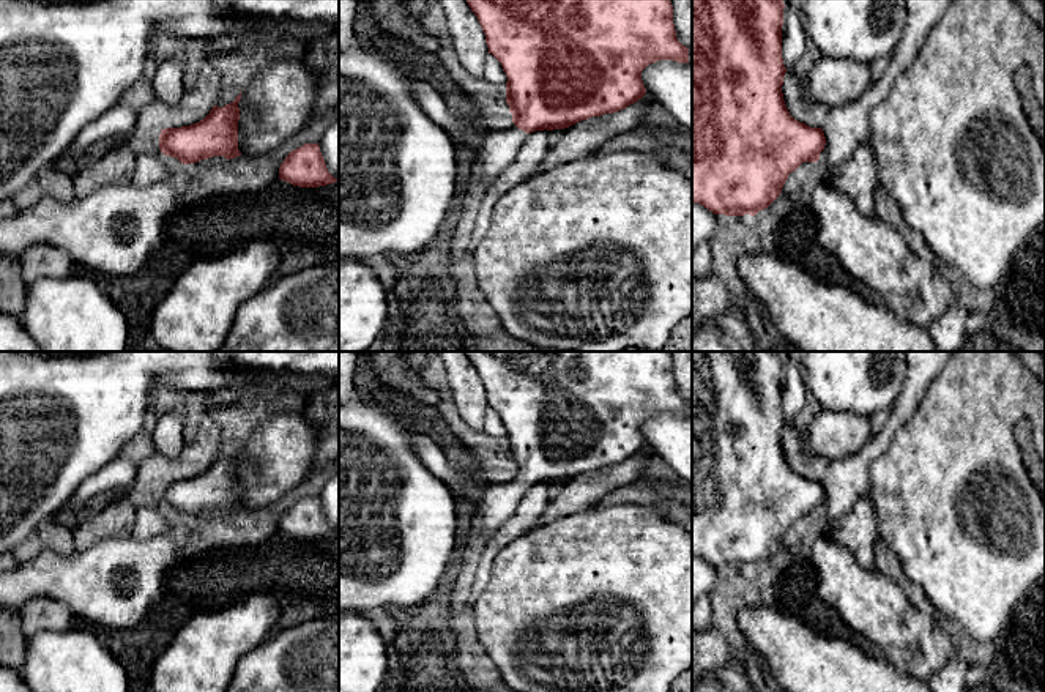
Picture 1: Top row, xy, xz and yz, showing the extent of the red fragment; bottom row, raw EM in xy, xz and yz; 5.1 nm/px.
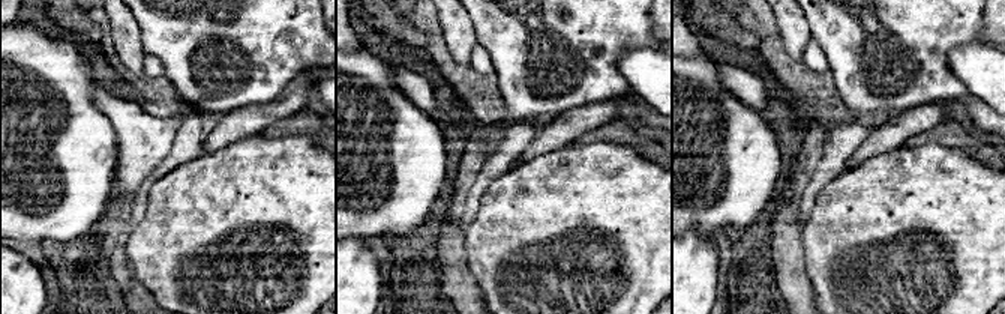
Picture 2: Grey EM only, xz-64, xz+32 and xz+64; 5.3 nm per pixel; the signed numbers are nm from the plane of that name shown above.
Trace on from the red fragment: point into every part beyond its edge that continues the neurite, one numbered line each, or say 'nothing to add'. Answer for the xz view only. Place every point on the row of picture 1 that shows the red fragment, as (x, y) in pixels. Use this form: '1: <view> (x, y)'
1: xz (495, 145)

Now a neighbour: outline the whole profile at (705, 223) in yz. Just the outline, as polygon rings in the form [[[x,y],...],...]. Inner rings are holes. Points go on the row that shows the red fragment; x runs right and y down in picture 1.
[[[692,203],[692,252],[700,243],[709,241],[727,218],[725,214],[714,214],[700,203]]]

